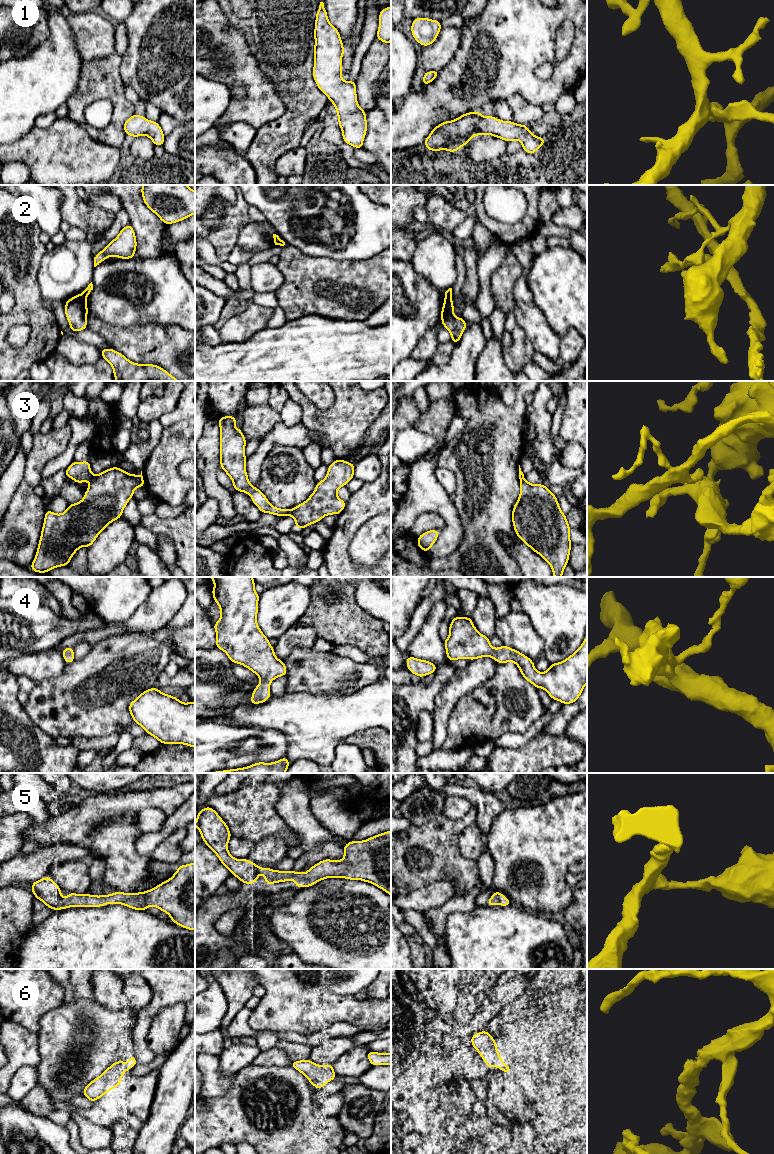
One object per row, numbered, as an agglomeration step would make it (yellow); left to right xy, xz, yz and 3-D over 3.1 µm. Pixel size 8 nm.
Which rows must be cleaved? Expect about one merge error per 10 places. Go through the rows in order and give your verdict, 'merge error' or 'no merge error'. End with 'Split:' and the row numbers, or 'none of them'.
1: no merge error
2: merge error
3: merge error
4: no merge error
5: no merge error
6: no merge error
Split: 2, 3

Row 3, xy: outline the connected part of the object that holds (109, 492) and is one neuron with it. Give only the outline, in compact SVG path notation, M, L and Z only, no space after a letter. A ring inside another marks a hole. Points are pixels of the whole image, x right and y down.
M113 466L97 474L90 482L83 499L69 504L62 514L46 509L37 552L30 569L37 573L47 573L54 568L68 566L78 549L82 546L89 548L111 522L122 517L122 512L133 498L135 489L144 486L142 471L138 476Z

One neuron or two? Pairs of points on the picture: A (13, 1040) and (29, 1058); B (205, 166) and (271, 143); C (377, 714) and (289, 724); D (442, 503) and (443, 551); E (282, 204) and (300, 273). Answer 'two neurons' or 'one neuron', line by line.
A: one neuron
B: two neurons
C: one neuron
D: one neuron
E: two neurons

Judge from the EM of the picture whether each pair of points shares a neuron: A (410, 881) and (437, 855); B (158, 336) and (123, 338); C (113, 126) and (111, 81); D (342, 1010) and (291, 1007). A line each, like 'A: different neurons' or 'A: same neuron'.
A: same neuron
B: same neuron
C: same neuron
D: same neuron

